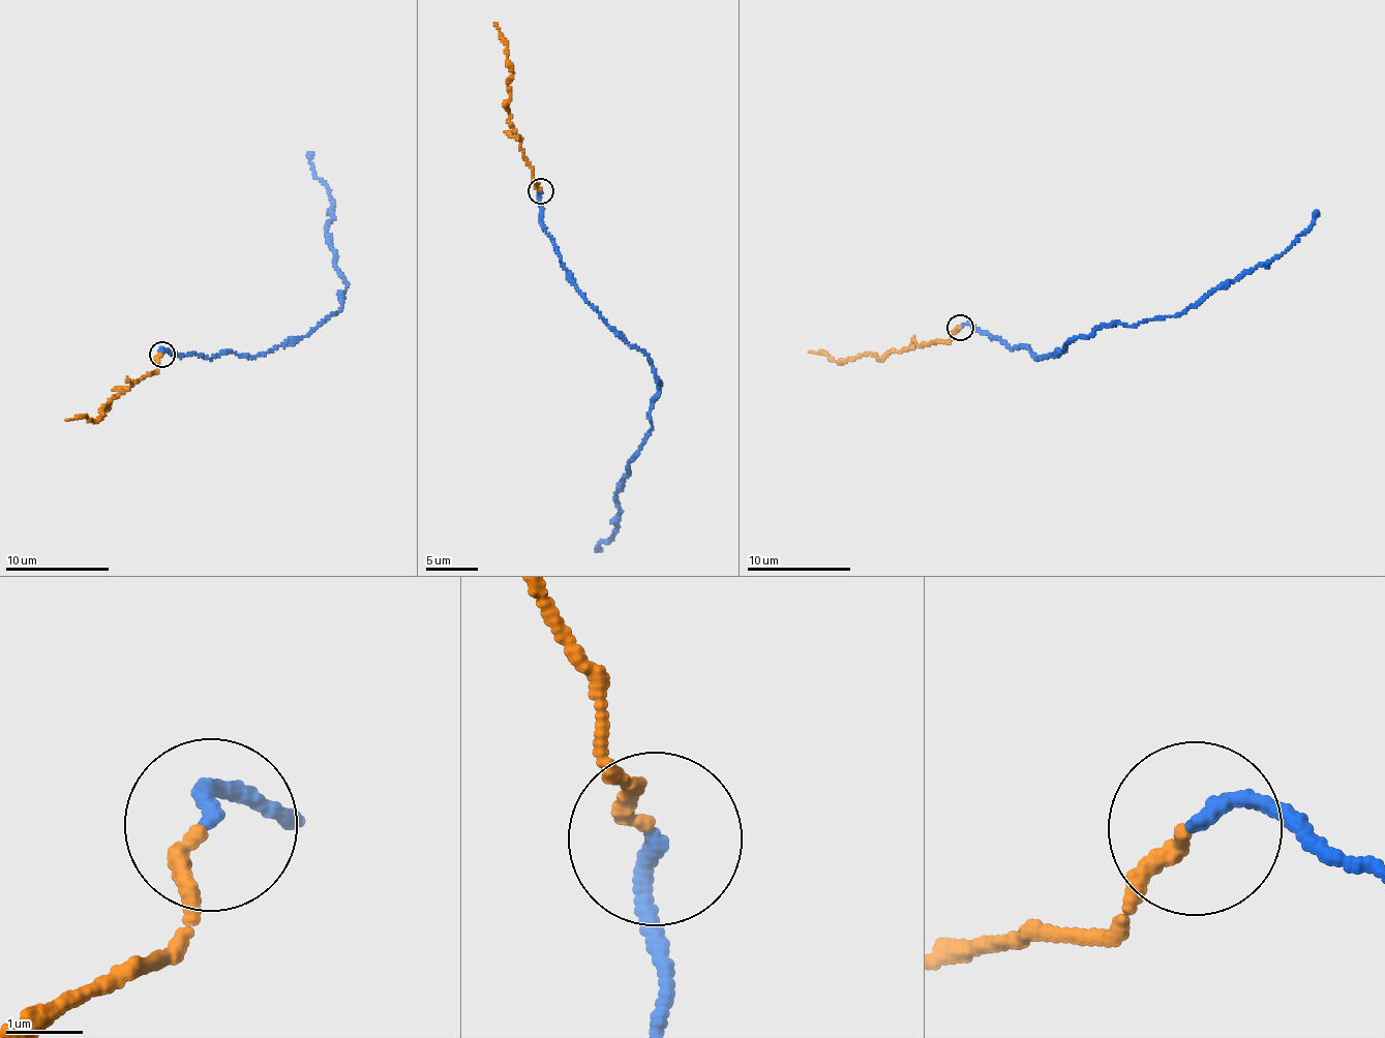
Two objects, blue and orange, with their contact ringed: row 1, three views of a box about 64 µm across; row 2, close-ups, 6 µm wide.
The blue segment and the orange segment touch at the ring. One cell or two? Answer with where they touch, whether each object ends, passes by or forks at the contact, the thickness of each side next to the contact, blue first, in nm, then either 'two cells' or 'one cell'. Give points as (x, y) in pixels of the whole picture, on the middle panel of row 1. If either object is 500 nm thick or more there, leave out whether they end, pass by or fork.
(540, 191) | blue ends | orange ends | 200/200 nm | one cell

